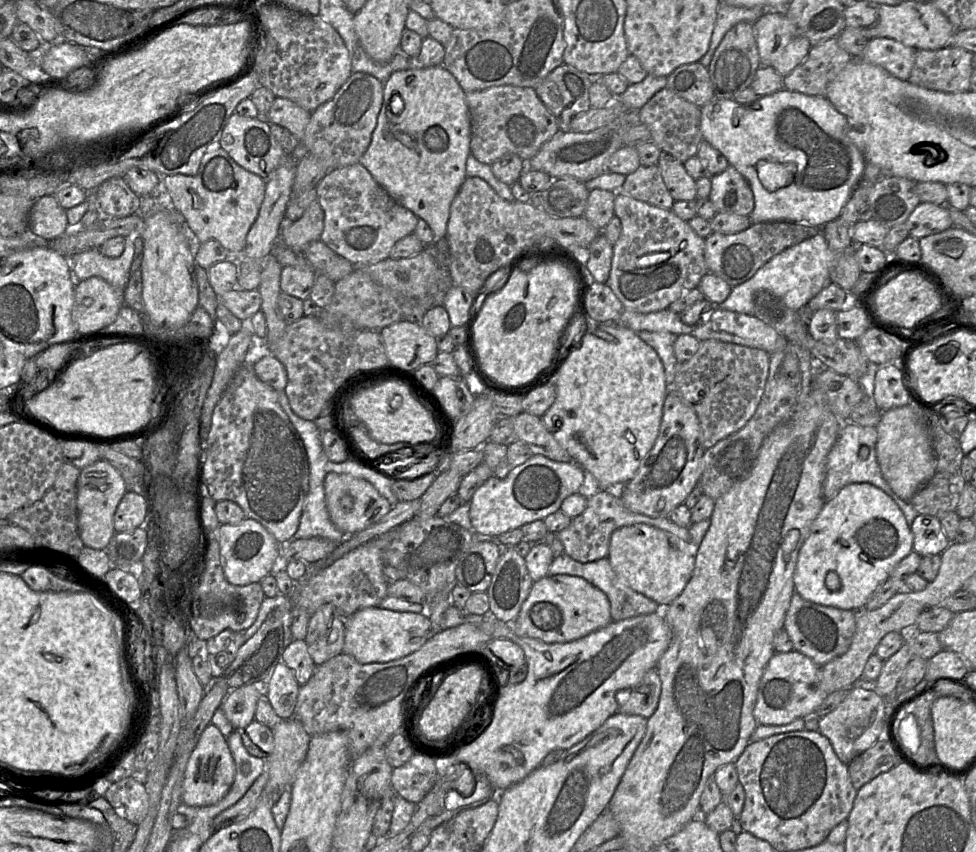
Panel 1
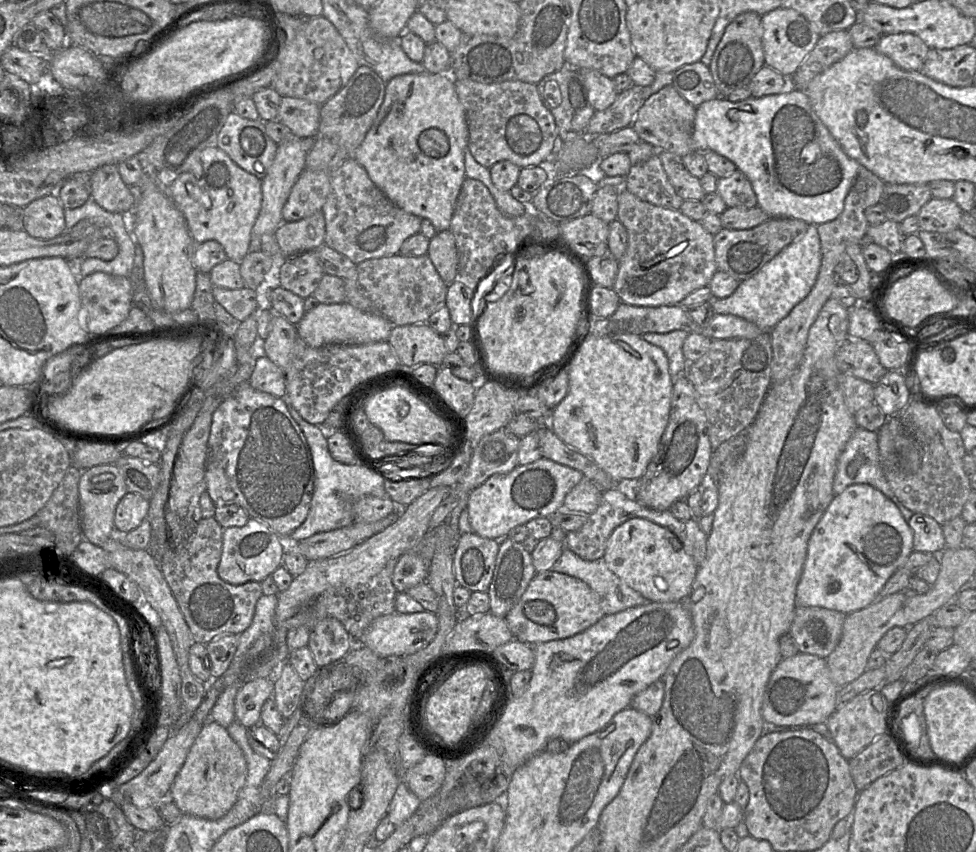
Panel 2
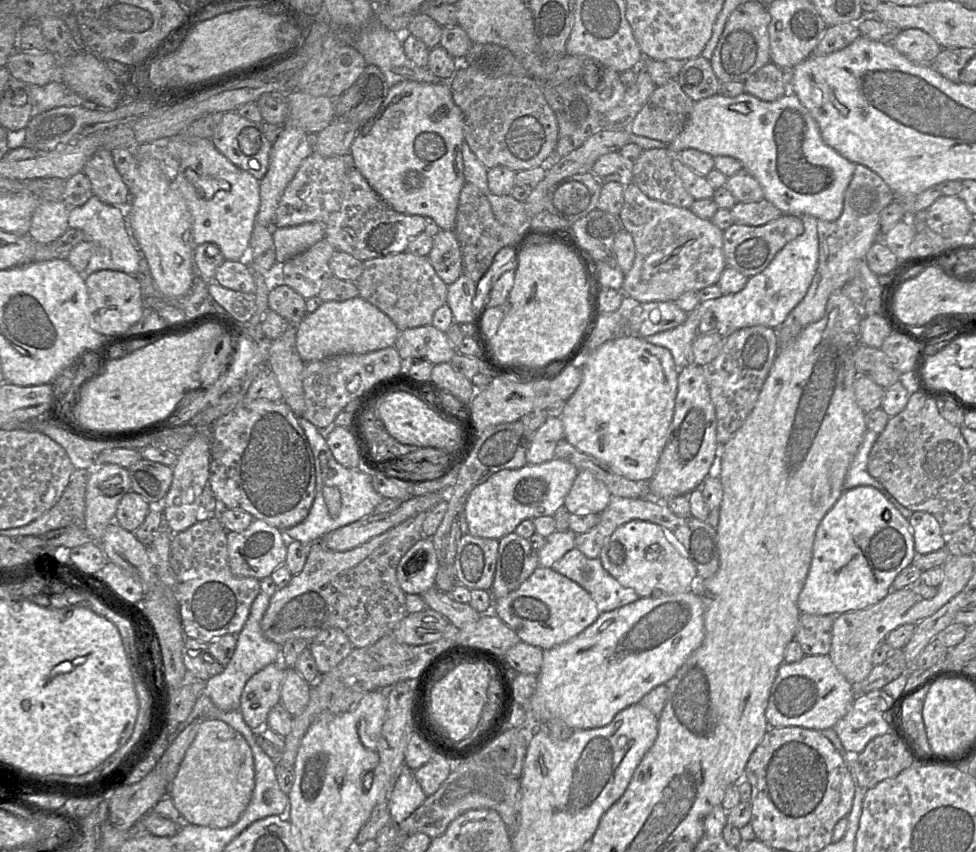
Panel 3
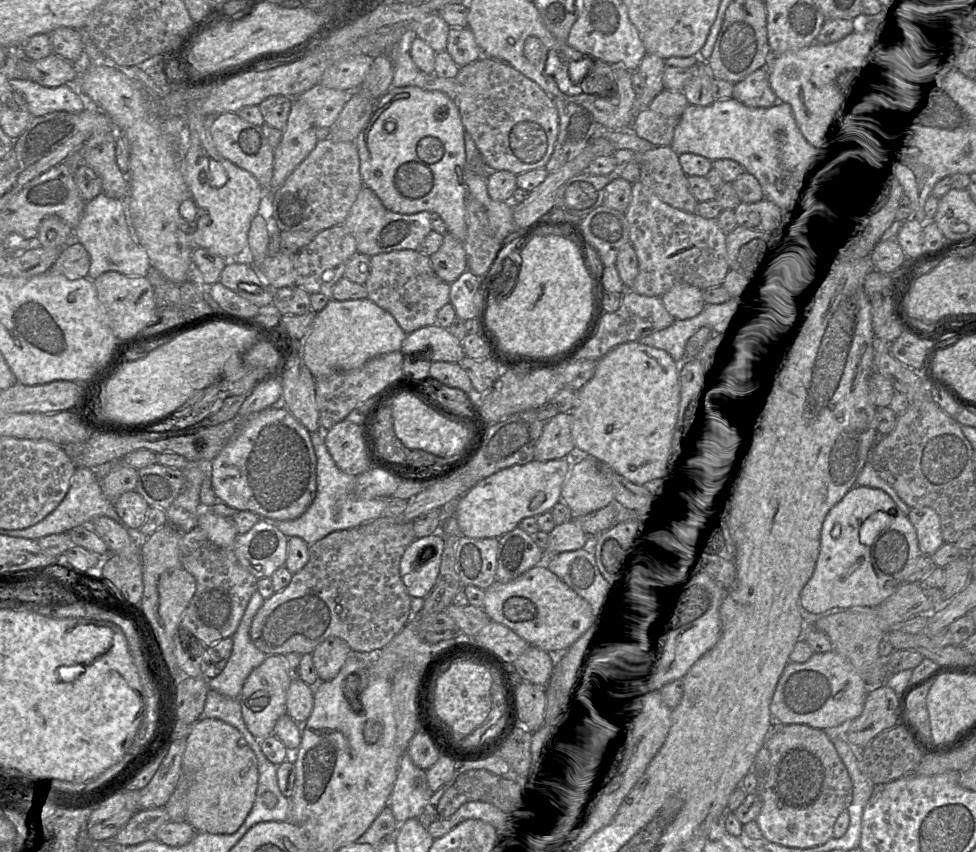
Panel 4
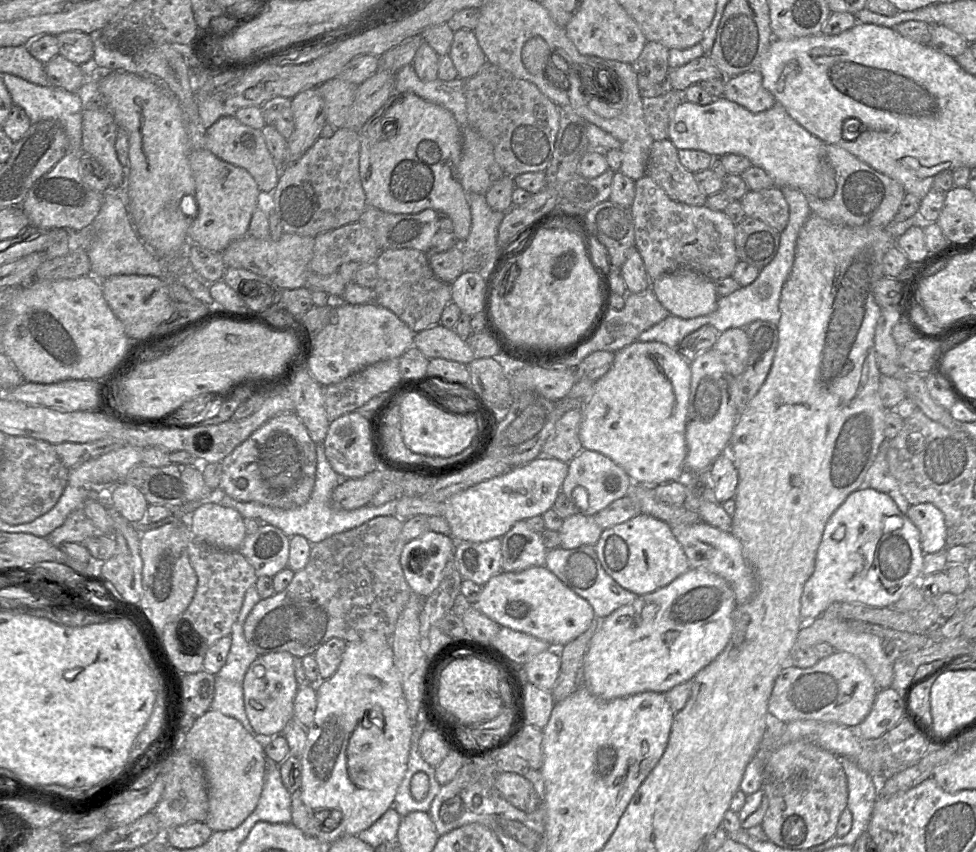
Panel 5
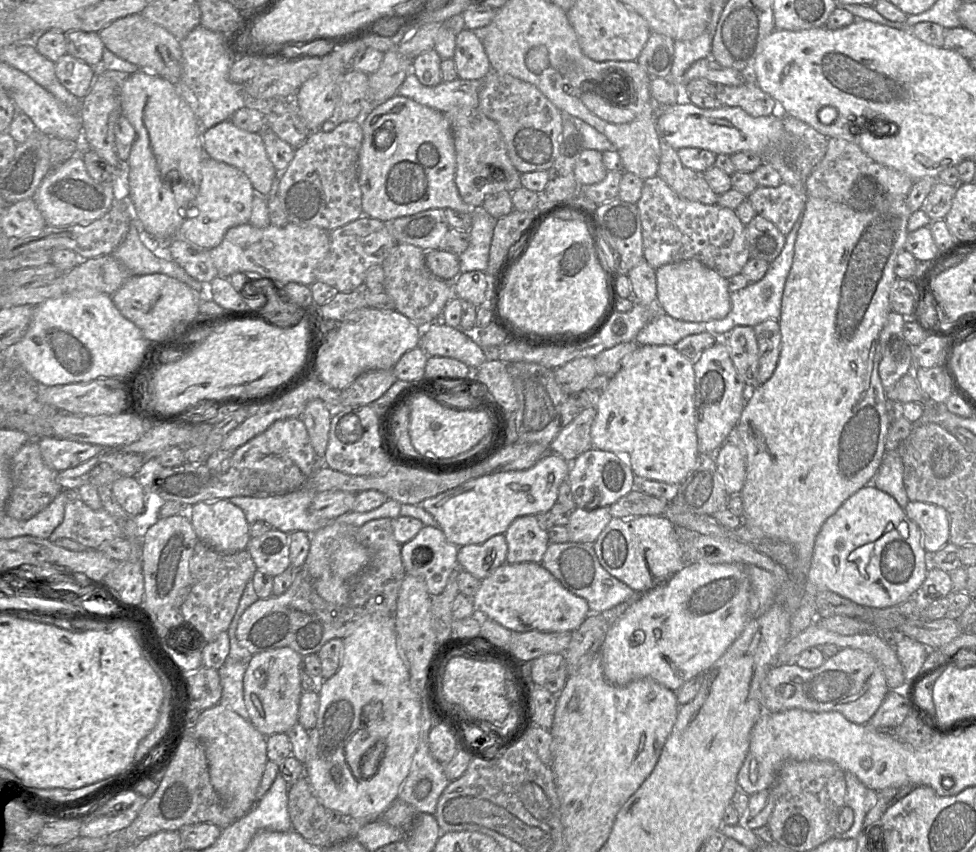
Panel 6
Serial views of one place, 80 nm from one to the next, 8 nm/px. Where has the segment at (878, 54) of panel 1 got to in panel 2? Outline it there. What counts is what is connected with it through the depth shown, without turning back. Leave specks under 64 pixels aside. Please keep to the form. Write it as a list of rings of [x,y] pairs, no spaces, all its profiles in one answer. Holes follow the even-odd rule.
[[[911,33],[883,35],[873,48],[905,71],[920,71],[930,50],[918,36]]]

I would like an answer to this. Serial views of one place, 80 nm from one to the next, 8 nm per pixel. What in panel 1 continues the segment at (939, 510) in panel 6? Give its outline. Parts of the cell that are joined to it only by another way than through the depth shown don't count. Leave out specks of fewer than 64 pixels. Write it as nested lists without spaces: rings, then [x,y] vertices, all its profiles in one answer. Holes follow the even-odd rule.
[[[918,514],[910,529],[913,533],[913,551],[921,556],[941,554],[951,543],[935,516]]]

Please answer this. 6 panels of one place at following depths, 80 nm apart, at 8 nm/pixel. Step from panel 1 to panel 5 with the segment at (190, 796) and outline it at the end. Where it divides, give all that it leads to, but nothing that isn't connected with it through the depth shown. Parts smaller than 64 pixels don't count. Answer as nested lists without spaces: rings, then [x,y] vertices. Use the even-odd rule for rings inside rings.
[[[209,709],[196,719],[178,747],[182,747],[203,768],[209,802],[205,823],[213,832],[237,828],[254,811],[263,789],[268,759],[262,744],[237,719]]]

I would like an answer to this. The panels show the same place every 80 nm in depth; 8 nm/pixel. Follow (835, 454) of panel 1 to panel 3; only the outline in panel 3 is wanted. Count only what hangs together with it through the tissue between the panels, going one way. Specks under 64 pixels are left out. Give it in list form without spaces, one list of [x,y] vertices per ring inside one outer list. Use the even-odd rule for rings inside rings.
[[[868,430],[864,434],[863,441],[847,472],[844,490],[852,489],[857,486],[872,486],[878,489],[898,510],[909,520],[913,512],[903,505],[875,478],[868,472],[868,458],[870,451],[878,438],[877,433]]]

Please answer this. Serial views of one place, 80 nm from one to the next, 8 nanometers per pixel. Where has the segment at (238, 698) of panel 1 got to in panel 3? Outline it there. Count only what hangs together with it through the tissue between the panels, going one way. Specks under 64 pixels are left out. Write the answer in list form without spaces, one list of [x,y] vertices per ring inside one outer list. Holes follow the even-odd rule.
[[[280,662],[267,665],[245,684],[240,697],[240,711],[245,723],[253,731],[266,725],[270,710],[280,702],[285,669]]]

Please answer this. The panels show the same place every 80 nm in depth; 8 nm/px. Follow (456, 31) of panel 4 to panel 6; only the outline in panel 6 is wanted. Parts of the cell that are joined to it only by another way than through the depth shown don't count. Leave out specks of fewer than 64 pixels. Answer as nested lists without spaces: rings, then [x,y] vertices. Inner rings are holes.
[[[467,28],[456,35],[456,47],[453,57],[458,78],[479,80],[492,69],[479,32]]]

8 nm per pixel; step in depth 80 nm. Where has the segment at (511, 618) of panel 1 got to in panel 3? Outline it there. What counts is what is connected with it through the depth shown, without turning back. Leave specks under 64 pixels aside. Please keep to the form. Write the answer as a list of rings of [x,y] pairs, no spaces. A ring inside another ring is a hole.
[[[515,532],[501,538],[490,590],[493,599],[500,599],[518,589],[538,567],[538,554],[529,539]]]

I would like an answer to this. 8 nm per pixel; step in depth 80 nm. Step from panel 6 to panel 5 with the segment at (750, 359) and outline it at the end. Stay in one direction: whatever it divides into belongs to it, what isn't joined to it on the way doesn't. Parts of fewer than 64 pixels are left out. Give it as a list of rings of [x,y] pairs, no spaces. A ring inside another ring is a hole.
[[[731,328],[719,333],[714,349],[730,376],[741,374],[748,362],[750,344],[744,328]]]

